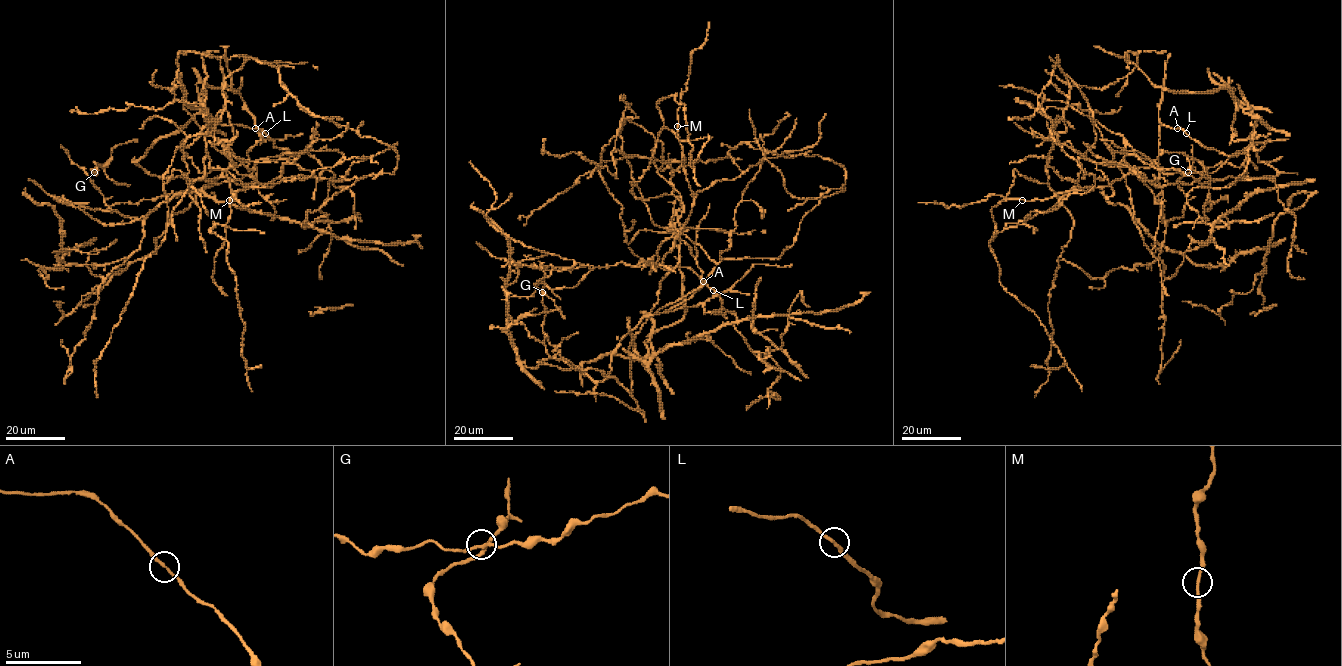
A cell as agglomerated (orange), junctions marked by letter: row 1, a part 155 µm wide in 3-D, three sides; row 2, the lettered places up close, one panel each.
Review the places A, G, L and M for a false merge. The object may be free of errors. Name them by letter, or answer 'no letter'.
no letter

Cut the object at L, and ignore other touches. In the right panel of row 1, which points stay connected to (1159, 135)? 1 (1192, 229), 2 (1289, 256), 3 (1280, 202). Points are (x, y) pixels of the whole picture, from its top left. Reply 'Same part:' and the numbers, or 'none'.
Same part: none

